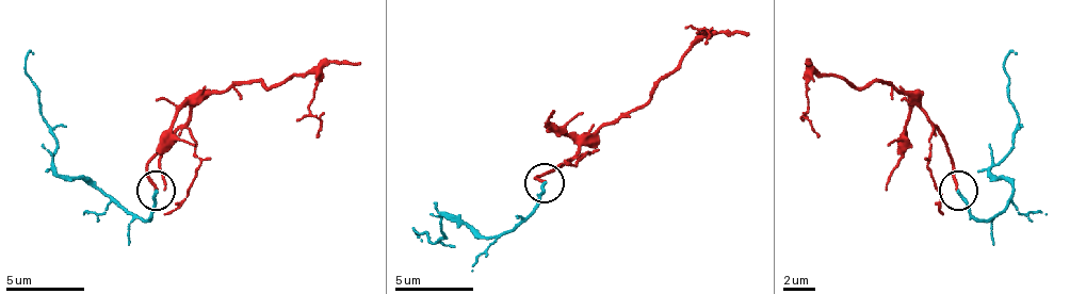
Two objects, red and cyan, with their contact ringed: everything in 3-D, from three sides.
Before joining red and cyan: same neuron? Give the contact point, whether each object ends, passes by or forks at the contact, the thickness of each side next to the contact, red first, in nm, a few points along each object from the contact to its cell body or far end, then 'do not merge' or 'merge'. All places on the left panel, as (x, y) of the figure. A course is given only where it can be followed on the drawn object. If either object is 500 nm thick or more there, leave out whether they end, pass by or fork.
place (156, 191); red ends; cyan ends; calibres 170 and 180 nm; course red (157, 190), (149, 159), (211, 92), (234, 84), (262, 80), (278, 88), (290, 77), (312, 72), (317, 139); course cyan (157, 190), (152, 213), (141, 221), (91, 185), (60, 178), (51, 166), (55, 147), (25, 68), (32, 49); merge

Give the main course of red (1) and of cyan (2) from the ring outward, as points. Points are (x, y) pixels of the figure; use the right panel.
1: (957, 190), (953, 159), (906, 92), (891, 84), (852, 88), (840, 77), (816, 72), (805, 115), (816, 139)
2: (957, 190), (969, 213), (988, 221), (1011, 201), (992, 166), (1020, 124), (1004, 68), (1011, 49)

